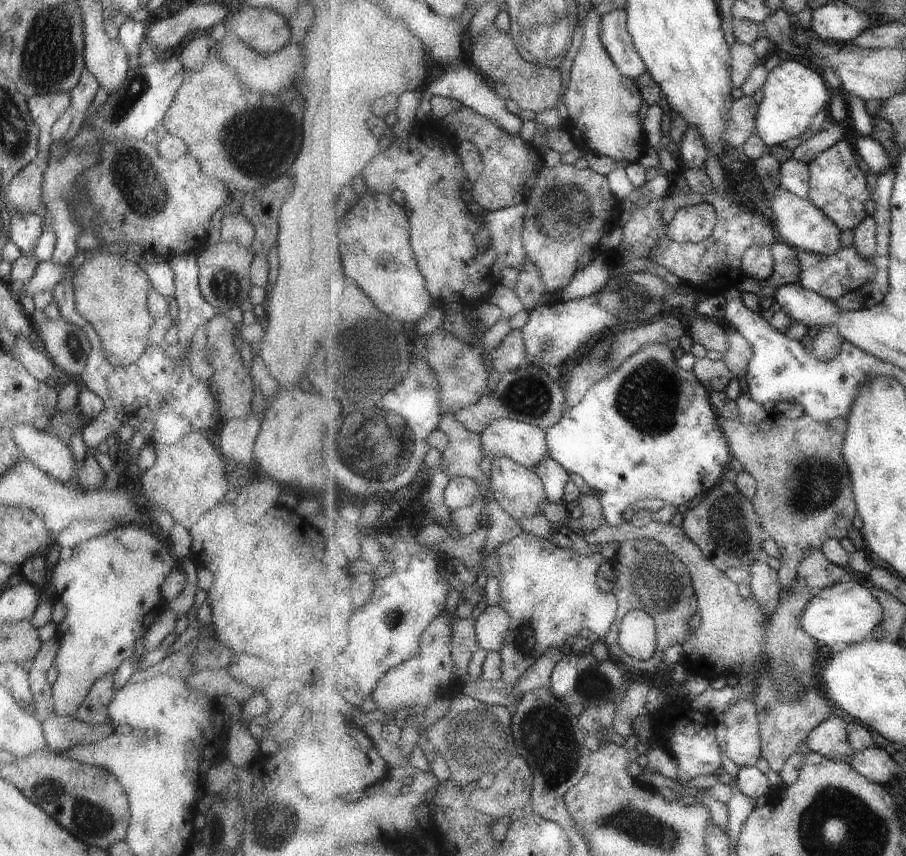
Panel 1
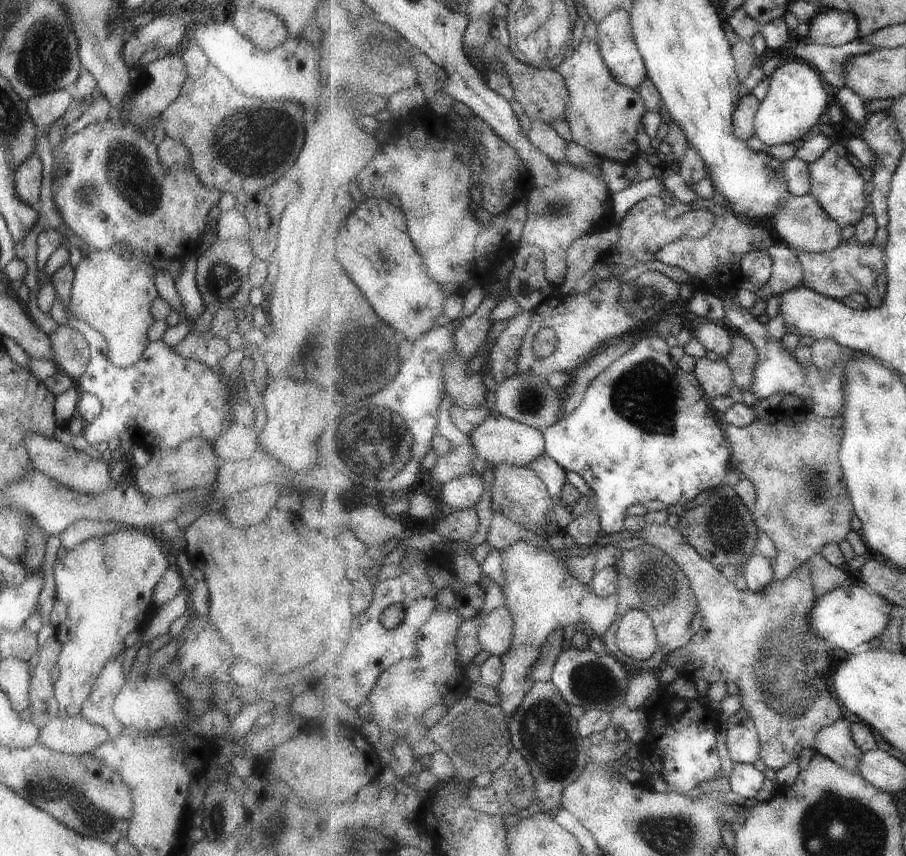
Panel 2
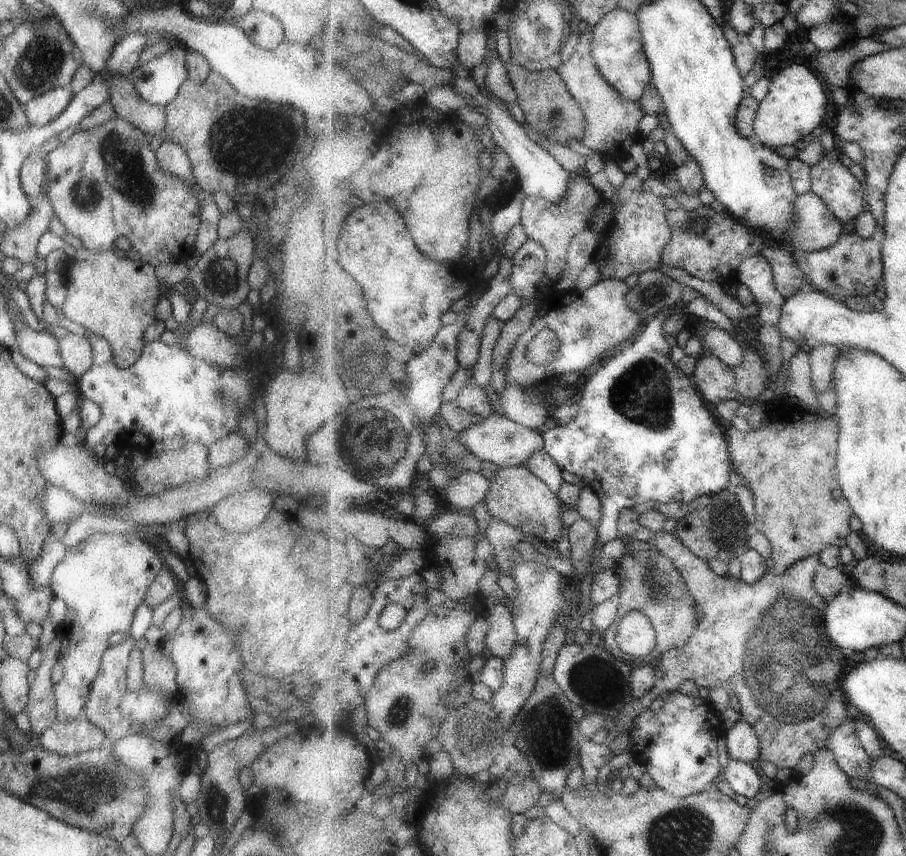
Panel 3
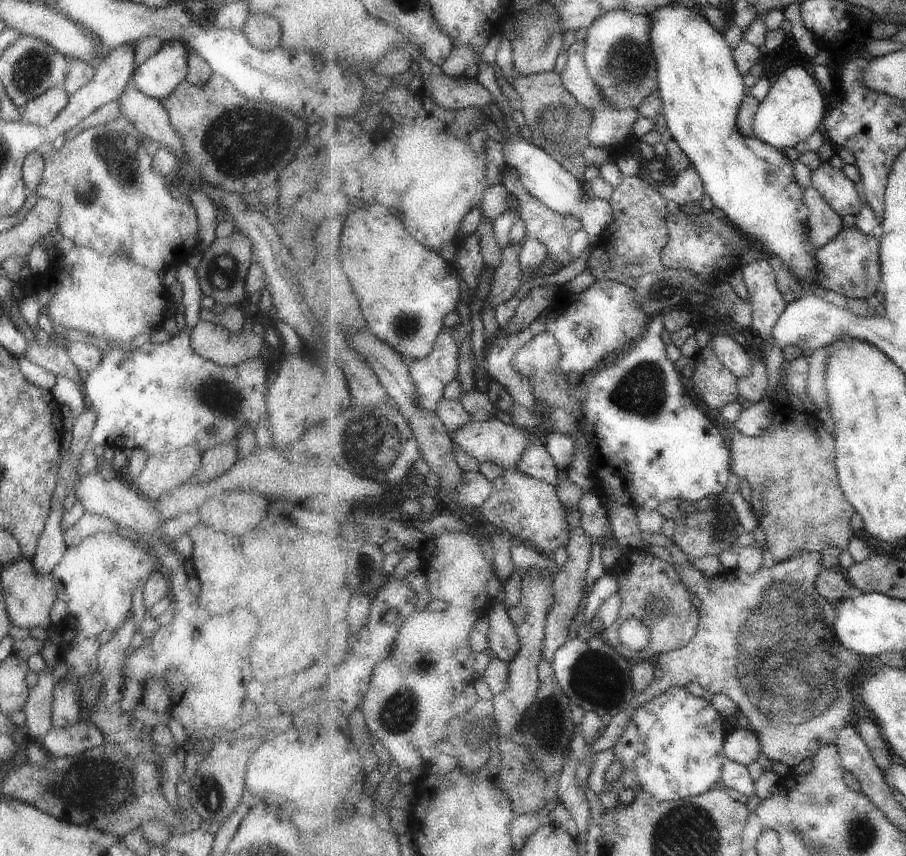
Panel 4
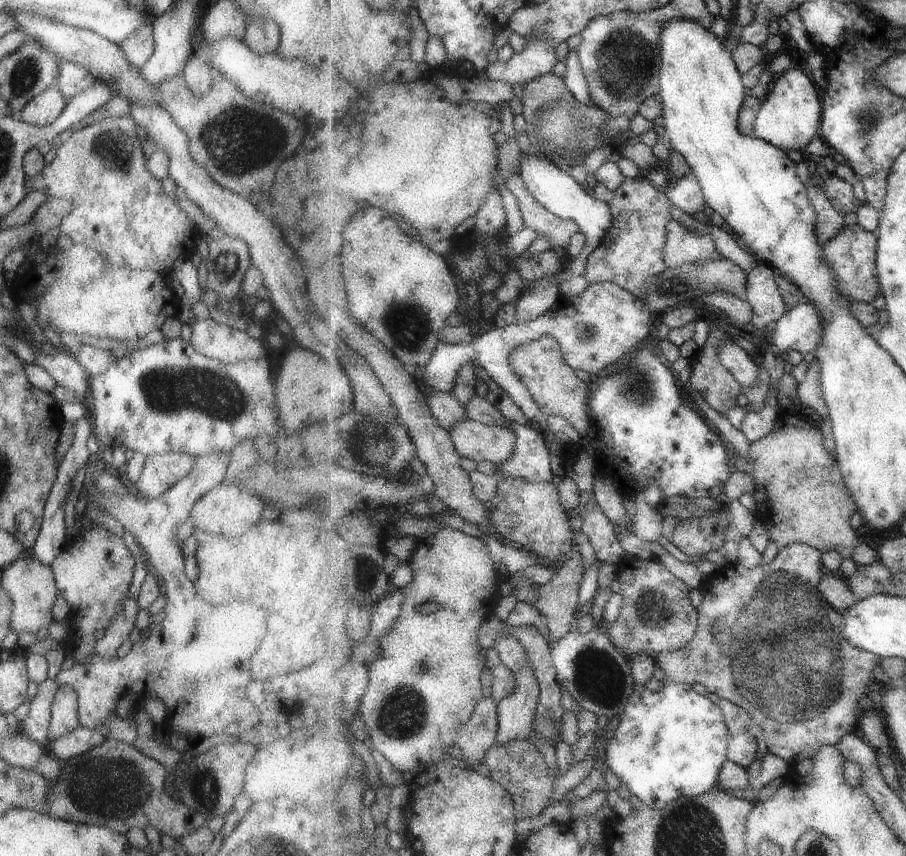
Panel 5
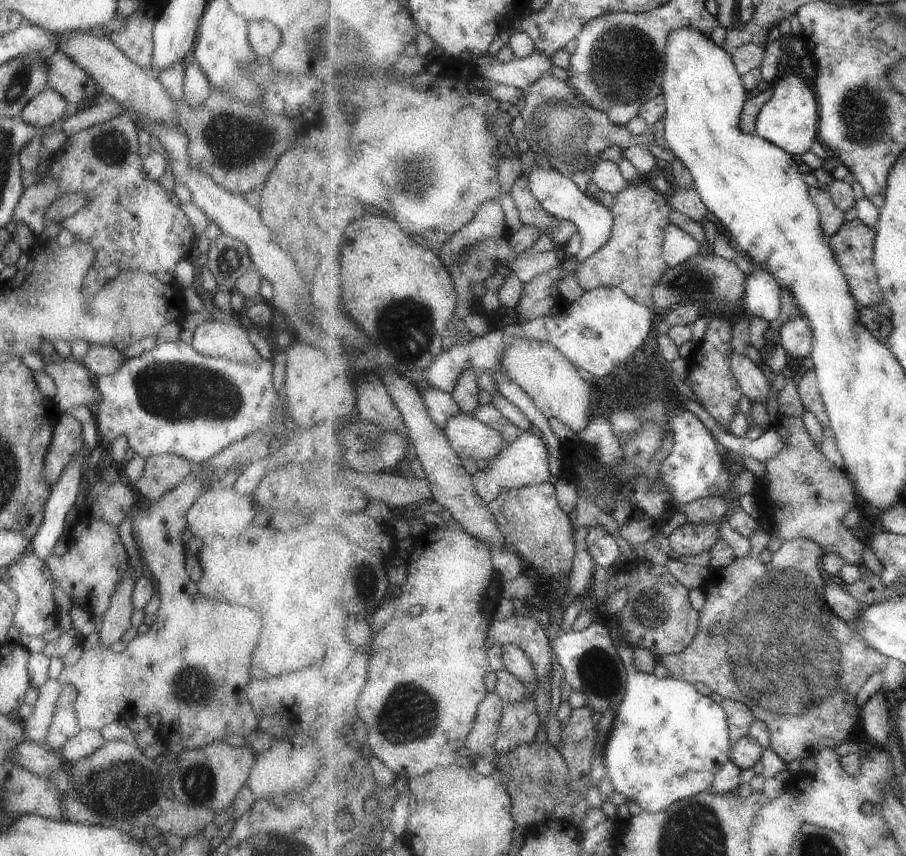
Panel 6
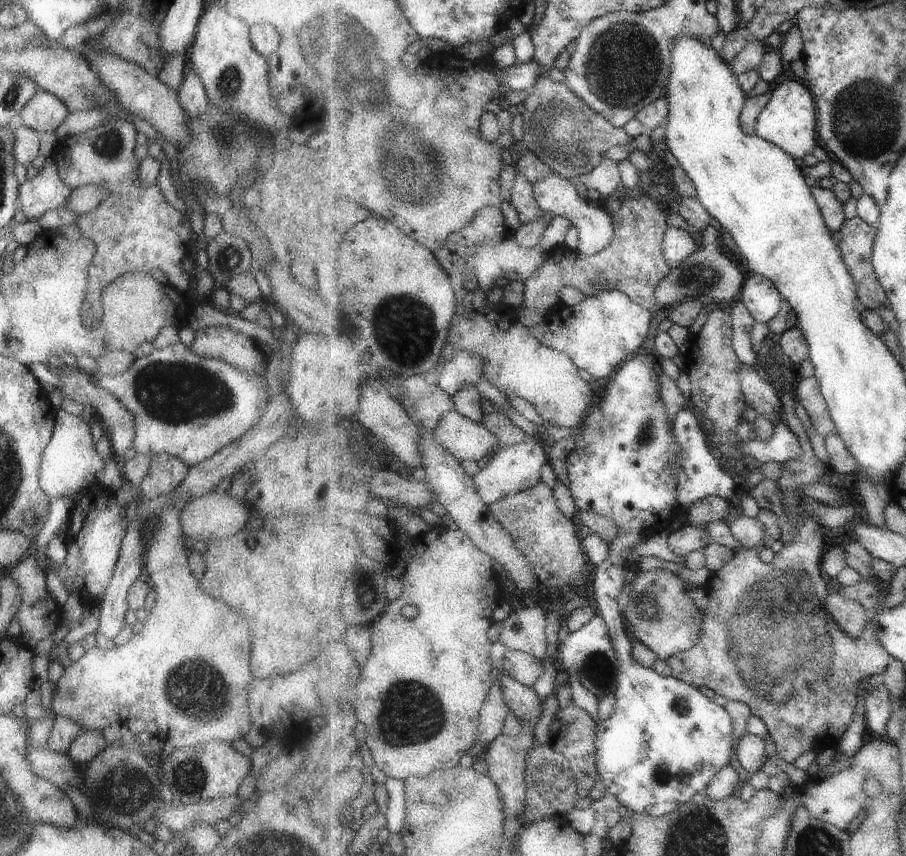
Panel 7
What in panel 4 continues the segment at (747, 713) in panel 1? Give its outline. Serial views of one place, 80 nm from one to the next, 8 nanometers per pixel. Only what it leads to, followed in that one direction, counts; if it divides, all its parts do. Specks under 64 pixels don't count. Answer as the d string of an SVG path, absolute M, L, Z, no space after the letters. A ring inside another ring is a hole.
M741 727L733 729L727 736L725 752L728 759L751 766L762 753L761 738L753 729Z

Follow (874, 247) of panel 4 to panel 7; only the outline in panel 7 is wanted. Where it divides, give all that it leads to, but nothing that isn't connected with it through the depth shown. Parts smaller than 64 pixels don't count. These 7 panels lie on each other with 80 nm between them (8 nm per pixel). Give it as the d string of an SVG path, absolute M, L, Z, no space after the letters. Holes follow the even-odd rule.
M858 214L851 220L846 220L841 230L834 232L833 237L835 242L841 248L842 258L846 262L847 268L850 269L851 276L854 277L855 286L858 289L858 296L860 302L871 311L878 311L883 306L888 306L888 297L885 290L878 280L877 274L874 270L873 256L874 243L878 236L878 228L868 224Z

